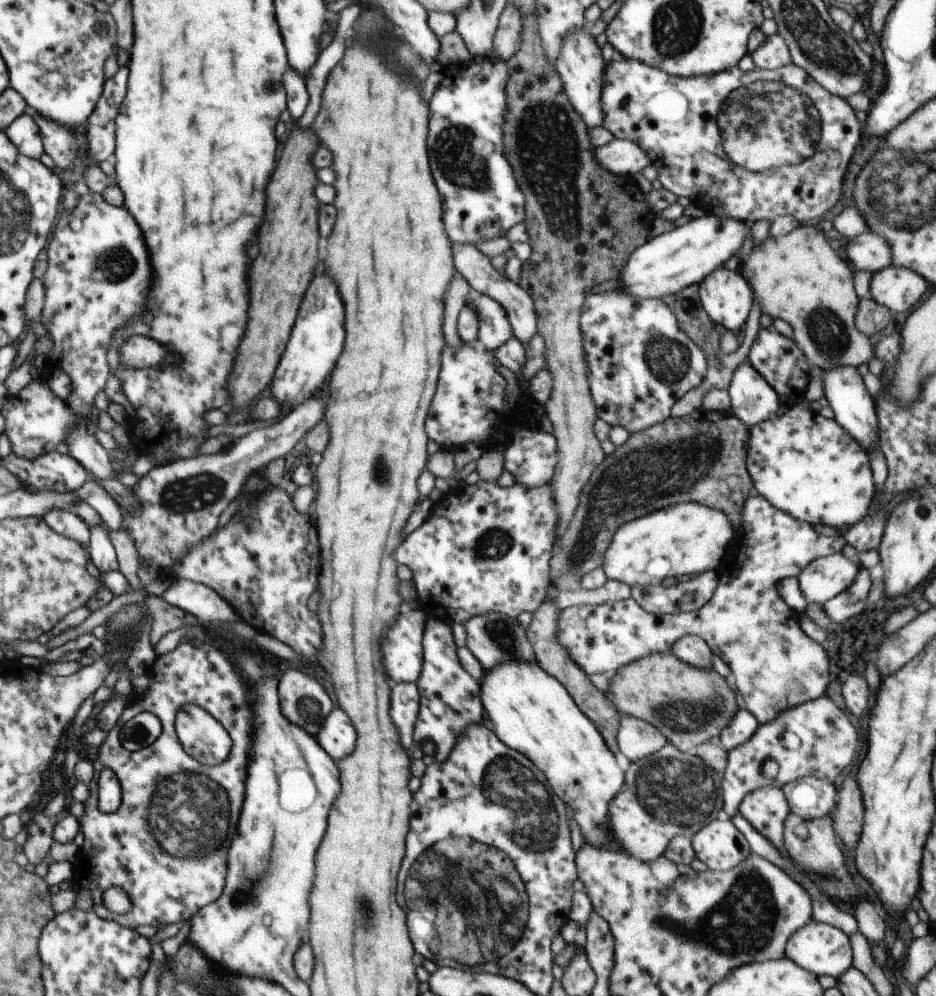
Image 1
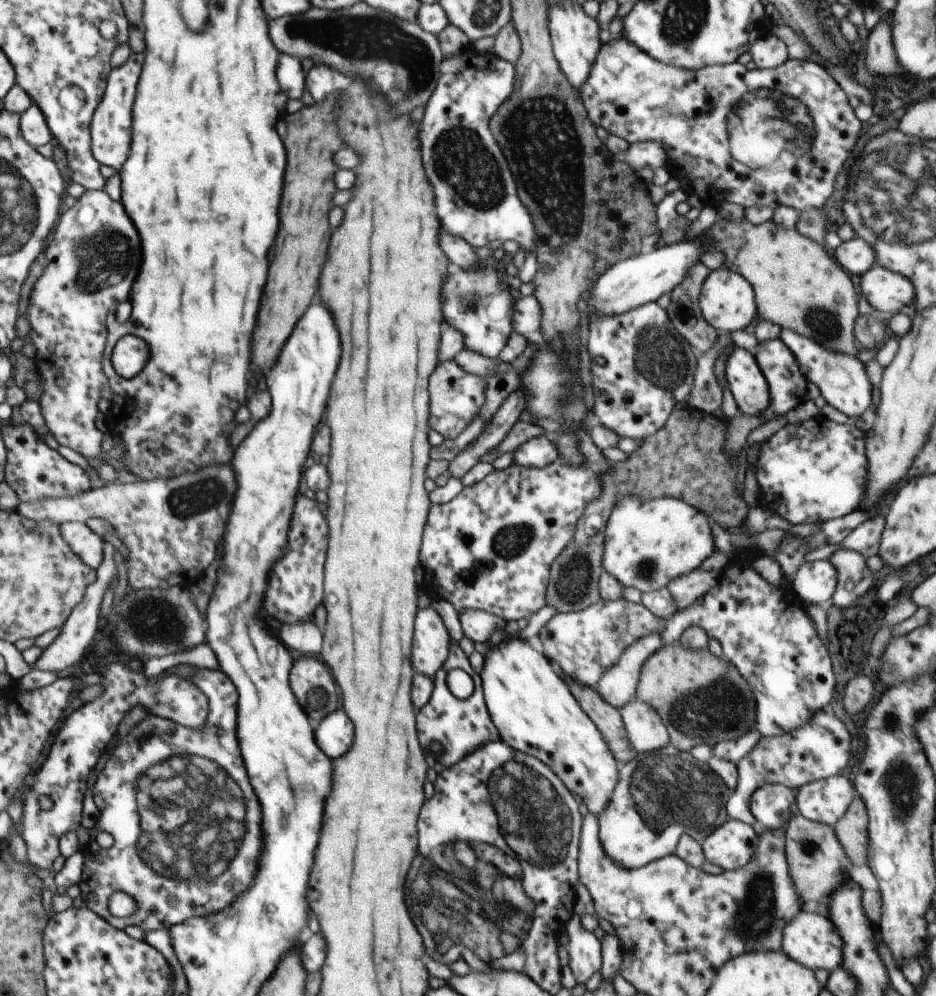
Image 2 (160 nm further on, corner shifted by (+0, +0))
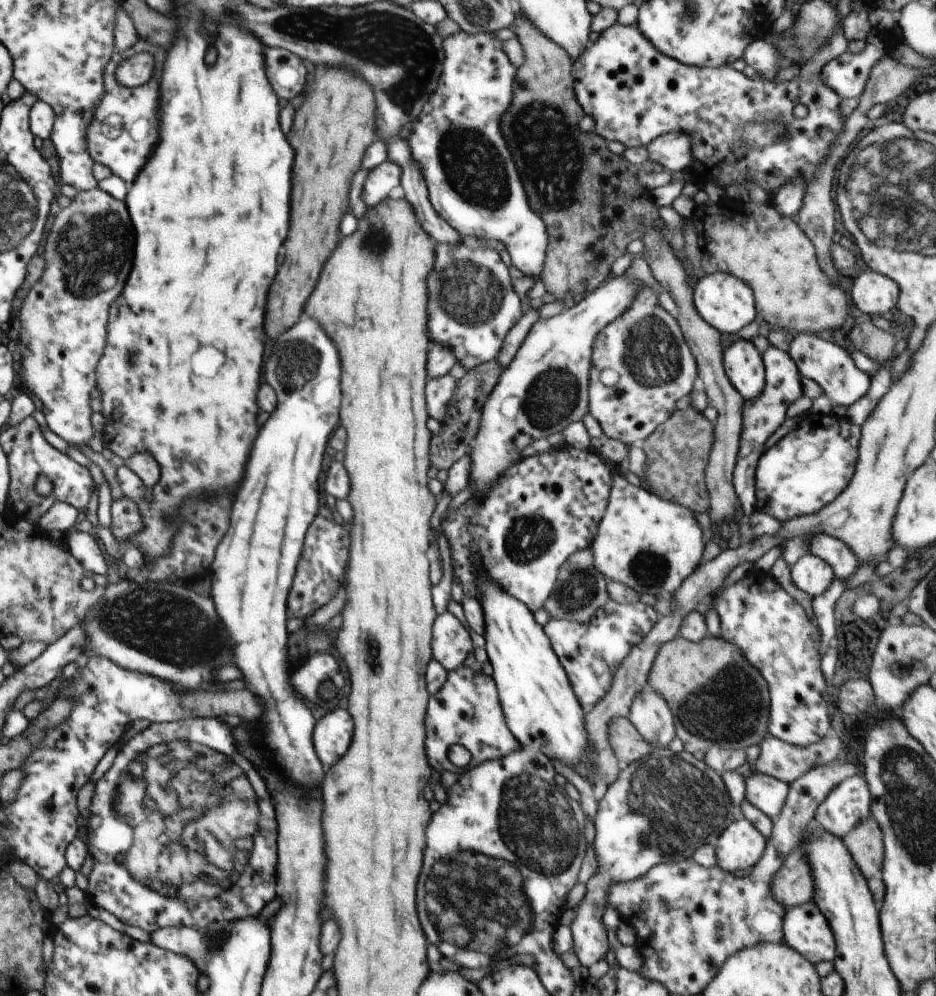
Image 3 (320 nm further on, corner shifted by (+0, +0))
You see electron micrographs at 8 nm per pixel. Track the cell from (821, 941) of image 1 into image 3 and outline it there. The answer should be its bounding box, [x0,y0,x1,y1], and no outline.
[783,902,837,967]

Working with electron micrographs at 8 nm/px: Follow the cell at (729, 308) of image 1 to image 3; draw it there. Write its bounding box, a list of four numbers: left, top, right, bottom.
[692,271,757,335]

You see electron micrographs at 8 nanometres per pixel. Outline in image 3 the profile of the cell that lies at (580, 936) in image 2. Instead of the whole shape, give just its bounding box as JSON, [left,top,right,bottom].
[569,751,738,968]

